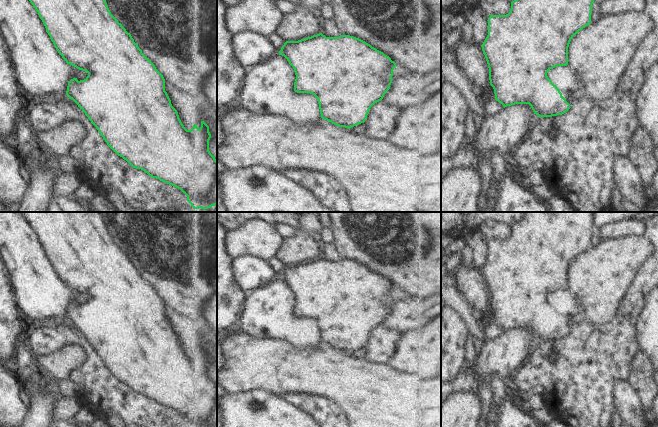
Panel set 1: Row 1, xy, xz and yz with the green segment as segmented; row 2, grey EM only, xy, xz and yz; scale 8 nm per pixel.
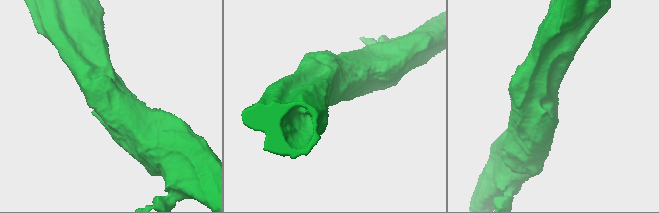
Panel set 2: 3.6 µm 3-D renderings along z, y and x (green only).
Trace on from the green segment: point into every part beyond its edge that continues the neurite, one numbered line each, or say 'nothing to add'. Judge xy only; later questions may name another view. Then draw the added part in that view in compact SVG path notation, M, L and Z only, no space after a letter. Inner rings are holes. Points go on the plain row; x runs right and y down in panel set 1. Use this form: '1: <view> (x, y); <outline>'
nothing to add

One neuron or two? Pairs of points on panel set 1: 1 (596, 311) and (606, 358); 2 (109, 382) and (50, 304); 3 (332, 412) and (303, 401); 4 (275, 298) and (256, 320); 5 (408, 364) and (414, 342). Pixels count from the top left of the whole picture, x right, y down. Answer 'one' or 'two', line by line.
1: two
2: two
3: one
4: one
5: one

